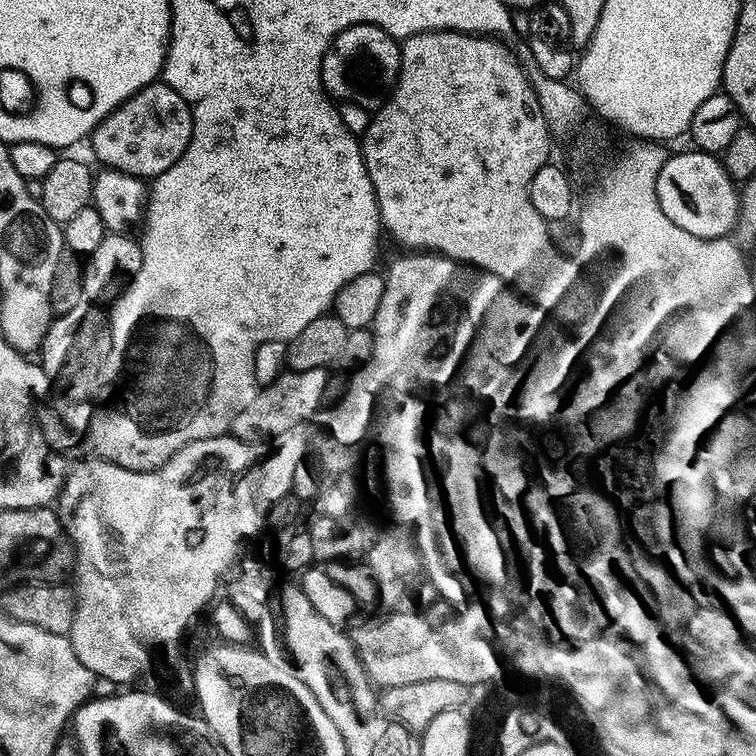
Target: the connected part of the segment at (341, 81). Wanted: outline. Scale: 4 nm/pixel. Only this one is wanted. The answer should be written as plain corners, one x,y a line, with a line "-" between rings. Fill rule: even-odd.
355,24
332,39
320,67
324,90
333,101
357,103
369,110
380,107
400,72
400,44
395,36
373,24

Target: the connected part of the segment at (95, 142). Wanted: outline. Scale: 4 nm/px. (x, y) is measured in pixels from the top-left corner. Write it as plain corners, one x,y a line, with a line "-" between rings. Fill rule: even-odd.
158,80
135,92
112,111
95,128
88,142
101,167
153,180
185,153
192,134
193,118
187,102
172,87

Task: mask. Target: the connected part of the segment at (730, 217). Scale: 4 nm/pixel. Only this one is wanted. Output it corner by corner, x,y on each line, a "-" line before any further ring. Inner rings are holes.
691,150
669,155
667,162
658,170
656,179
656,197
658,206
662,206
662,214
674,222
674,226
686,230
686,234
694,234
698,238
719,240
727,237
736,226
736,210
738,207
738,188
726,174
723,163
713,153

